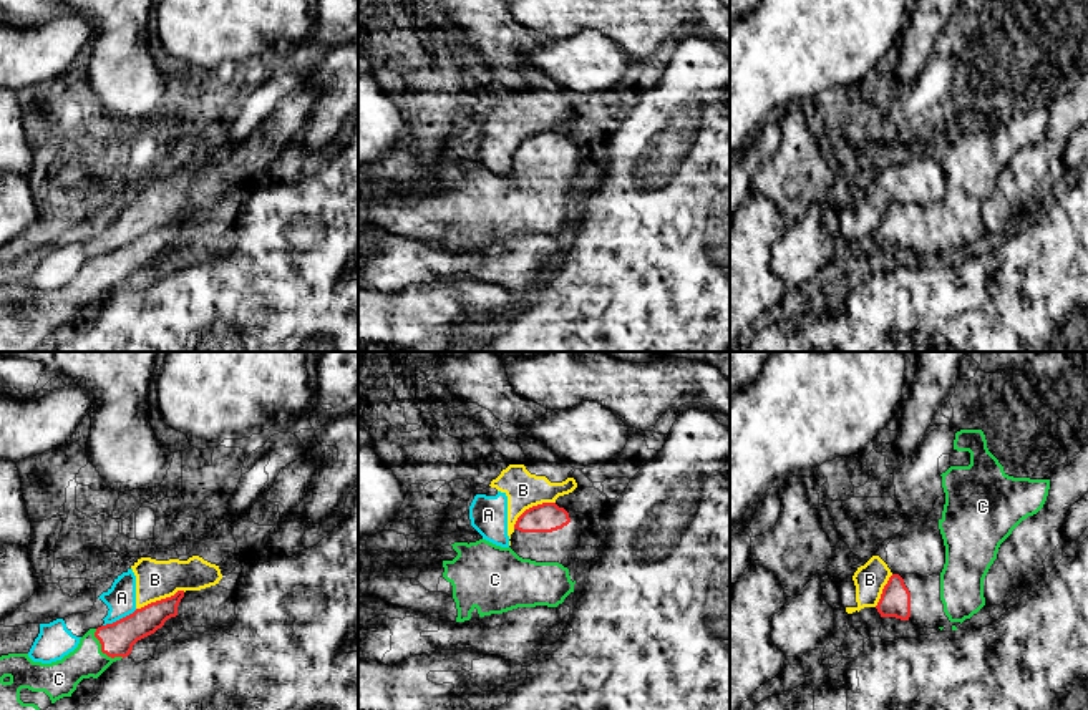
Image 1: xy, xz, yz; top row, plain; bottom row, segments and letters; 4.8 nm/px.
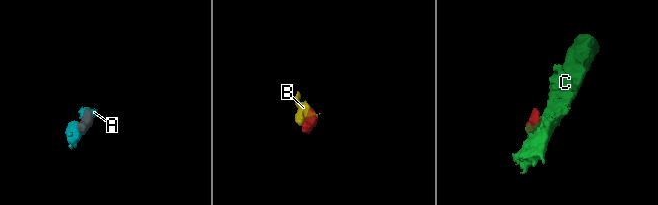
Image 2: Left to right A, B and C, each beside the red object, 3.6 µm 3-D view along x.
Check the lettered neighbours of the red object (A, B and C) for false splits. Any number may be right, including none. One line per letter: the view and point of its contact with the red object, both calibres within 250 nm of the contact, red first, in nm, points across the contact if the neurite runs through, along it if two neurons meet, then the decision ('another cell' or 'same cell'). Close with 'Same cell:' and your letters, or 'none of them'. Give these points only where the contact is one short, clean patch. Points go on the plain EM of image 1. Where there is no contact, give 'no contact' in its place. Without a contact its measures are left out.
A: contact xy (120, 248); calibres 170 and 140 nm; border xy (136, 238), (103, 254); another cell
B: contact xy (161, 228); calibres 150 and 190 nm; another cell
C: contact xy (102, 279); calibres 170 and 180 nm; same cell
Same cell: C

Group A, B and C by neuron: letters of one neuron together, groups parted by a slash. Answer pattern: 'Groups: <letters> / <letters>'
Groups: A B / C

